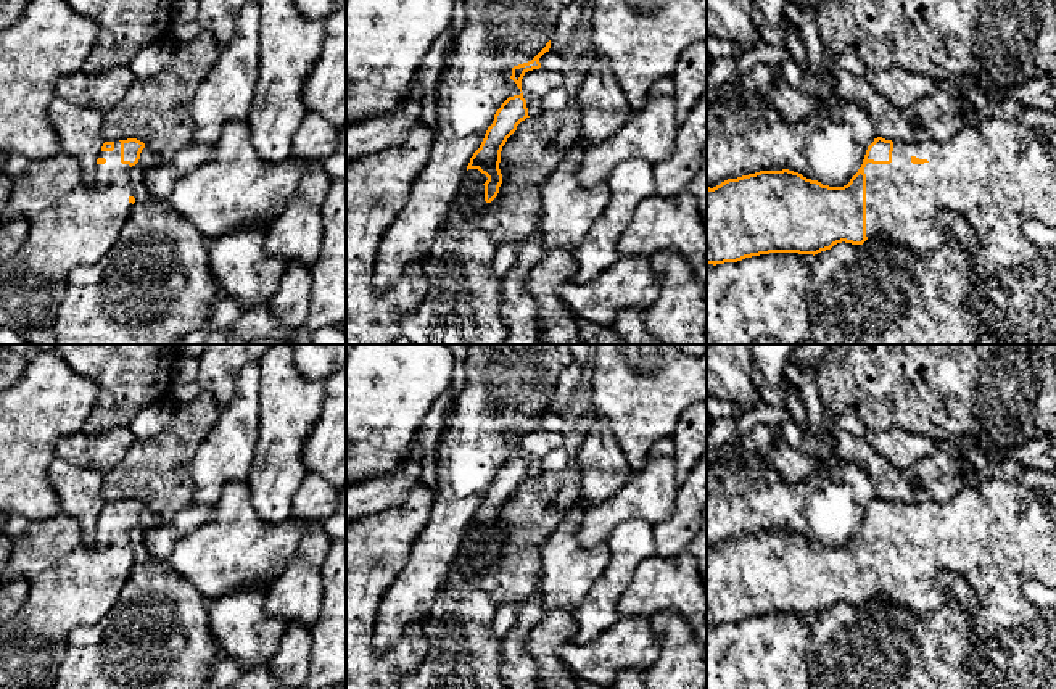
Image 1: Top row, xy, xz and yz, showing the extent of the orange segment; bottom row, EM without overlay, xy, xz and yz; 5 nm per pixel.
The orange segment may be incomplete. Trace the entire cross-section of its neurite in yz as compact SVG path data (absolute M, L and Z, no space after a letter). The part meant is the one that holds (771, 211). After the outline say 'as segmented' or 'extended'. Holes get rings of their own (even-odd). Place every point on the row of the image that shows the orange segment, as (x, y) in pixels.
M1024 109L1017 118L993 118L982 121L977 126L966 127L955 134L948 142L922 140L919 143L892 142L882 137L874 138L868 146L864 159L858 172L844 187L823 185L818 180L803 177L798 172L782 171L760 171L755 174L728 179L720 185L707 187L707 264L737 262L745 258L769 254L769 253L798 253L818 254L831 250L837 243L863 245L869 238L887 238L893 243L906 246L913 253L930 253L942 248L948 240L948 233L940 227L942 212L963 214L974 227L980 248L974 253L976 261L976 285L969 307L979 317L984 333L992 333L1006 344L1056 344L1056 246L1037 246L1021 230L1021 217L1027 216L1045 225L1056 229L1056 113L1045 109Z; extended

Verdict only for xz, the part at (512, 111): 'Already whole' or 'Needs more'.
Needs more

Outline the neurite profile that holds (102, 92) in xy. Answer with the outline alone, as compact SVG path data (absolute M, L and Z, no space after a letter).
M118 66L97 76L77 71L58 80L55 97L105 113L126 97L134 80L129 66Z

